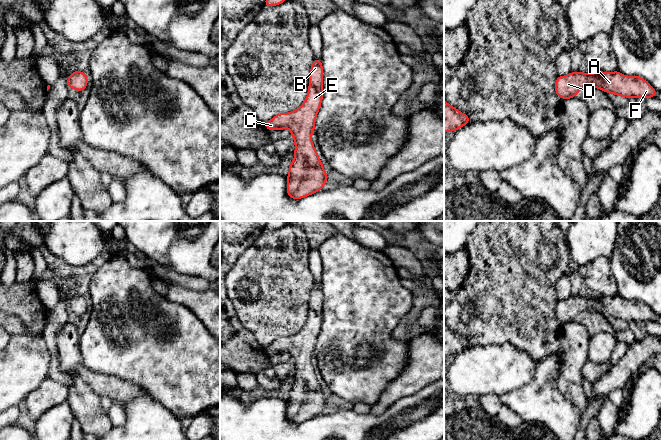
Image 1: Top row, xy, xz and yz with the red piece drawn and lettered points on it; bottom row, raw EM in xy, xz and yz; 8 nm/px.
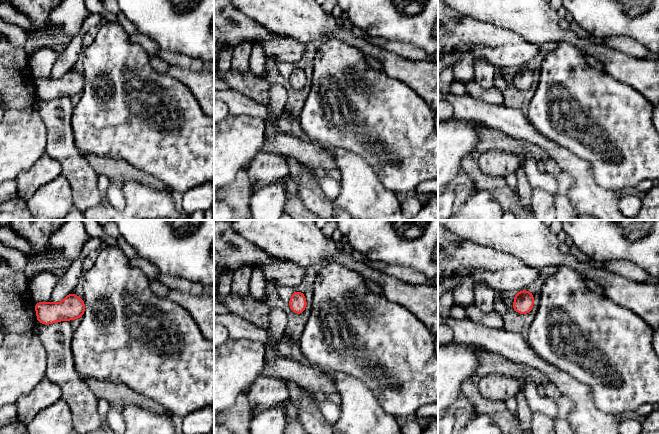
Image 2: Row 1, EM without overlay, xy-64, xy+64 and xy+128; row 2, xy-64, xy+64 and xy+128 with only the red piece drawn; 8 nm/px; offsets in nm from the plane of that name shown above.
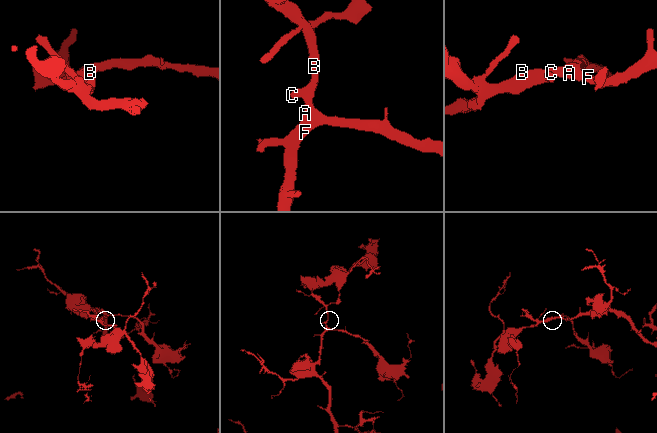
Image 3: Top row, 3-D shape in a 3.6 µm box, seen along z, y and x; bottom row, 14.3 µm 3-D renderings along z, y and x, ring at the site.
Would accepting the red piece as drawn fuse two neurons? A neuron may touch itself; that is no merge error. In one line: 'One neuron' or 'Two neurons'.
One neuron

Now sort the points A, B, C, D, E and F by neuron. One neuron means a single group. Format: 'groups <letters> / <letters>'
groups A B C D E F

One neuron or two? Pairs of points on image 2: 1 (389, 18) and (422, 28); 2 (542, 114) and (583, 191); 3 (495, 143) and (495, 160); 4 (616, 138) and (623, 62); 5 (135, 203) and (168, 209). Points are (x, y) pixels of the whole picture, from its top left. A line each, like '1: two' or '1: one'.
1: one
2: two
3: two
4: two
5: one

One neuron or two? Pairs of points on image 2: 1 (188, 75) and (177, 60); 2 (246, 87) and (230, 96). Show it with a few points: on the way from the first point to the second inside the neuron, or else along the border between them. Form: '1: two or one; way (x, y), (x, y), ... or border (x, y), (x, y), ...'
1: two; border (170, 65), (191, 70), (201, 70), (203, 68)
2: two; border (231, 88), (251, 98), (258, 104)

